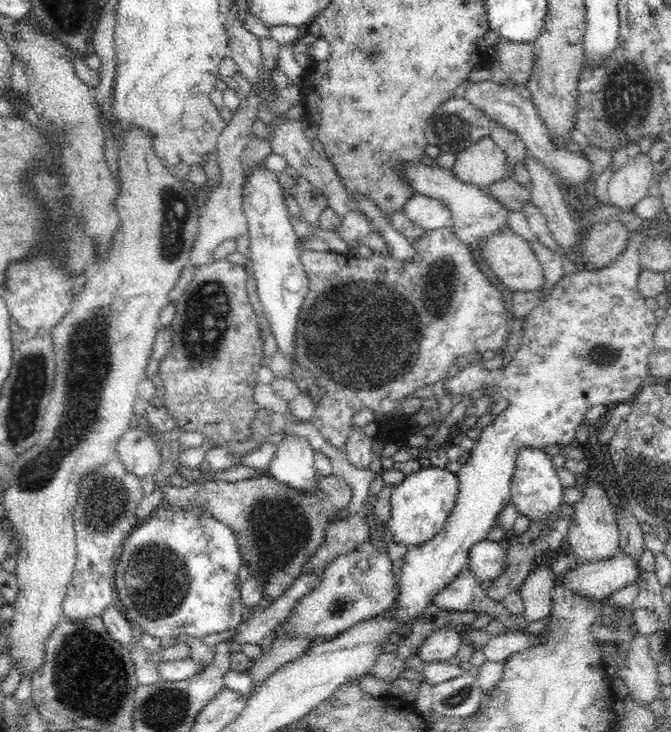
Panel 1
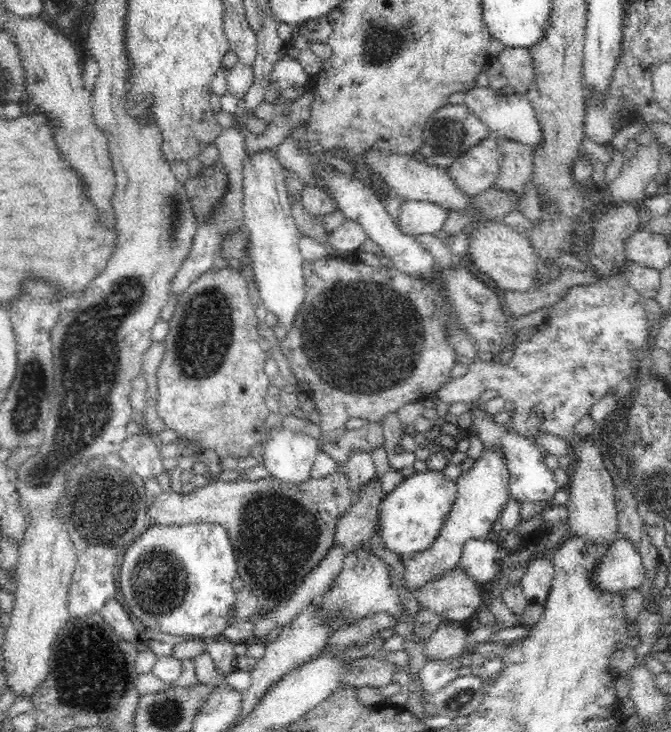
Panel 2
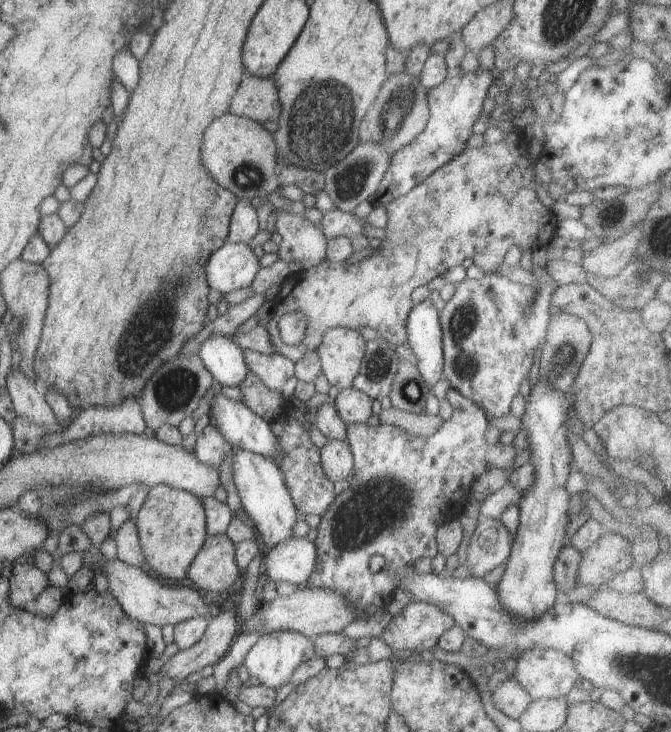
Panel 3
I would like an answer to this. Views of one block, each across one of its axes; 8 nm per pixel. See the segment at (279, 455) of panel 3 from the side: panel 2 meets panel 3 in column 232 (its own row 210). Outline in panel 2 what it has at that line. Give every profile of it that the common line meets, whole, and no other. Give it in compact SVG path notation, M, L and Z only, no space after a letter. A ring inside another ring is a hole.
M407 200L401 204L396 227L408 236L434 234L442 229L449 211L442 206L416 200Z

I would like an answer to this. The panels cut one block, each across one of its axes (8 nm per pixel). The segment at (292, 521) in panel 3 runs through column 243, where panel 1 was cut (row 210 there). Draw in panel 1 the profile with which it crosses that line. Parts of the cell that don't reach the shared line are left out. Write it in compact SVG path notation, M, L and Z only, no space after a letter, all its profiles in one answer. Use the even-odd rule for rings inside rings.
M404 162L401 166L401 175L413 195L436 198L448 208L451 212L452 226L462 244L477 245L484 237L509 228L506 219L510 210L506 210L495 198L492 198L485 188L478 188L458 180L452 171L441 169L438 165Z

